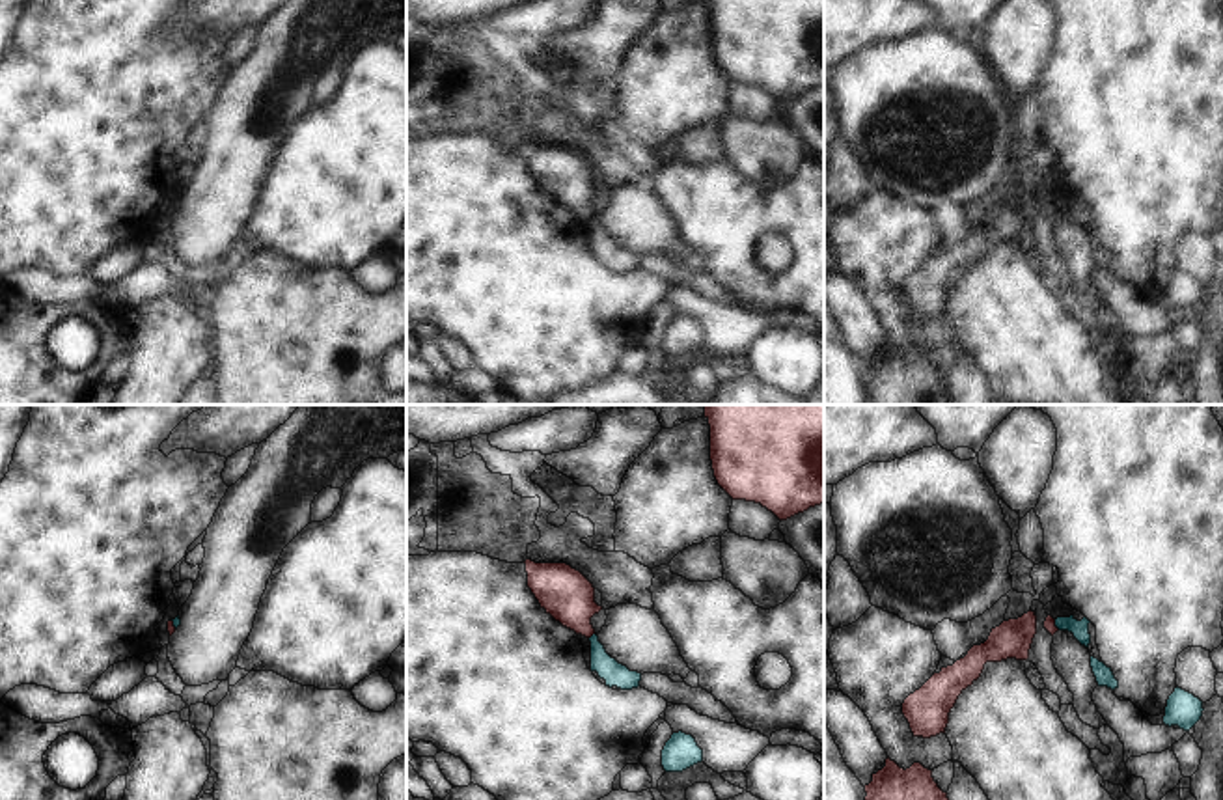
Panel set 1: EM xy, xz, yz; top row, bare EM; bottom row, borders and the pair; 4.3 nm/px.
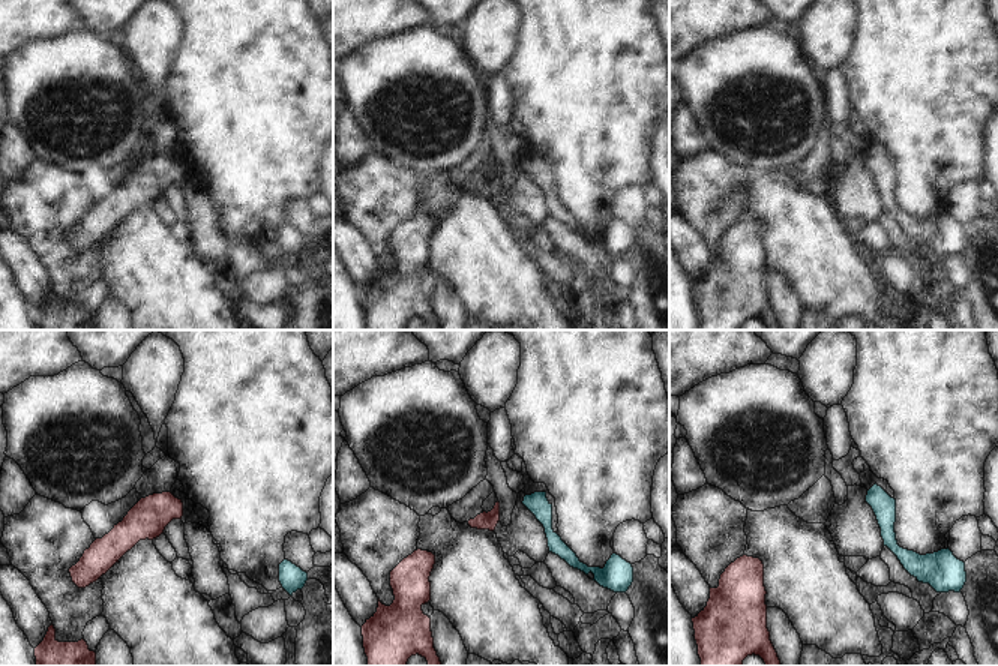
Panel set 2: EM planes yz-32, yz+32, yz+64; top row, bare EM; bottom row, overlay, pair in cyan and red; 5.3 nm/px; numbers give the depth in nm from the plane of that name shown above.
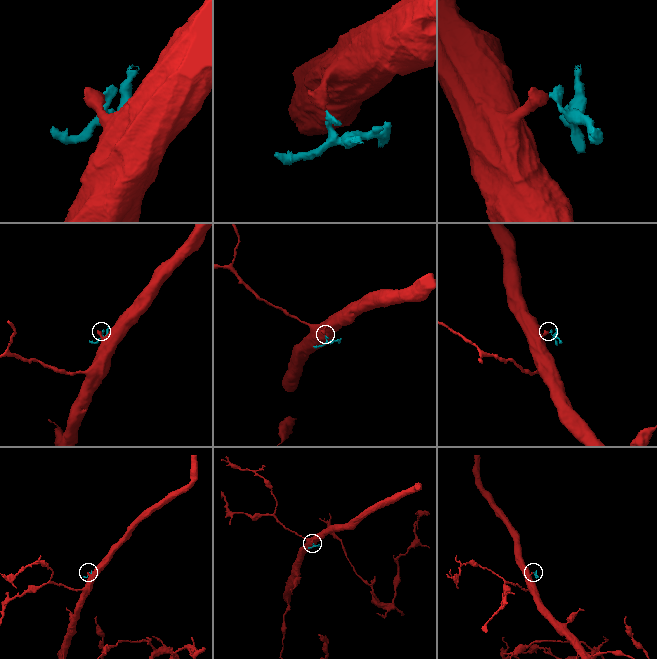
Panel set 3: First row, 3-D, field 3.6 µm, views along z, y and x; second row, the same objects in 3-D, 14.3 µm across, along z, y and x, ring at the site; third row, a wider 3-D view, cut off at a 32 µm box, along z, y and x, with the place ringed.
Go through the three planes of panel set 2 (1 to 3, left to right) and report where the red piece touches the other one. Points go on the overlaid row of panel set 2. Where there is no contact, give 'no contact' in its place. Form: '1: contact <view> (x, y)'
1: no contact
2: no contact
3: no contact

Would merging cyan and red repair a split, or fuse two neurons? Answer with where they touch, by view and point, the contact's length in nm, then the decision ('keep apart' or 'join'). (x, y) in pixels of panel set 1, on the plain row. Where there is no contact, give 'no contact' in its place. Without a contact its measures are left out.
contact xz (591, 219); length 40 nm; keep apart

